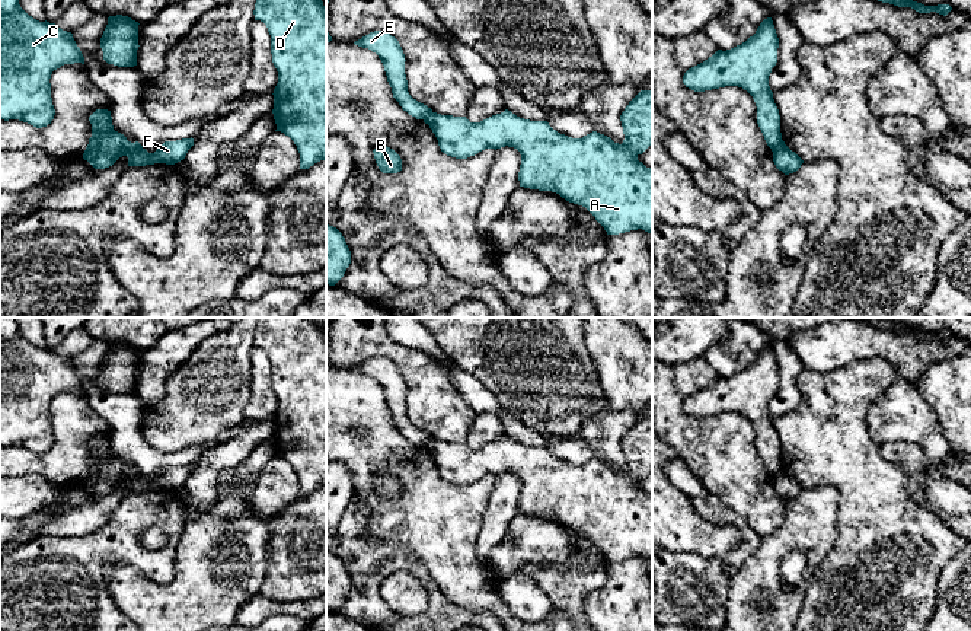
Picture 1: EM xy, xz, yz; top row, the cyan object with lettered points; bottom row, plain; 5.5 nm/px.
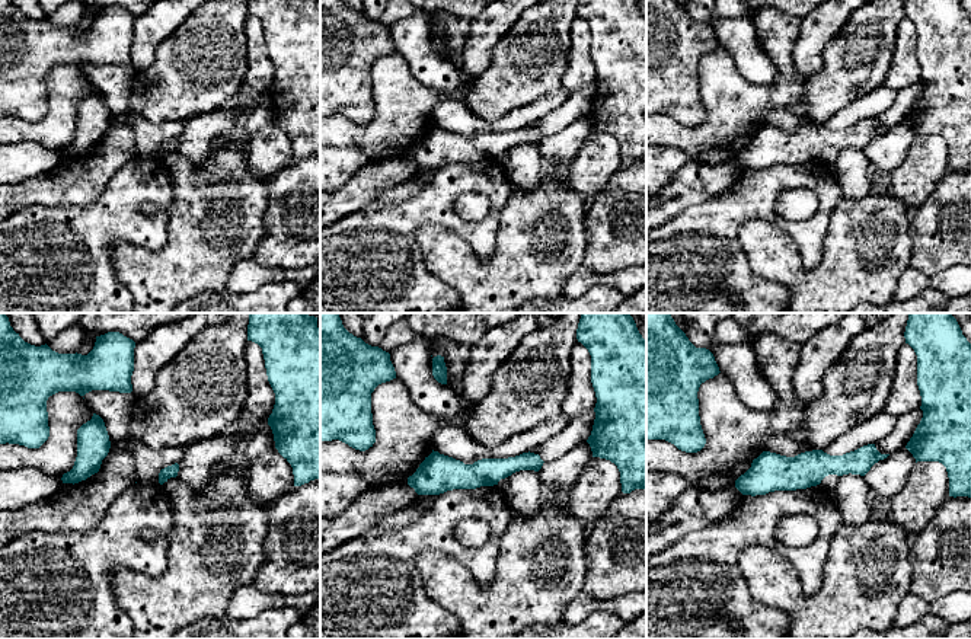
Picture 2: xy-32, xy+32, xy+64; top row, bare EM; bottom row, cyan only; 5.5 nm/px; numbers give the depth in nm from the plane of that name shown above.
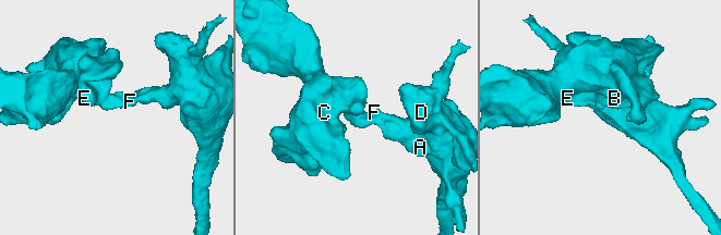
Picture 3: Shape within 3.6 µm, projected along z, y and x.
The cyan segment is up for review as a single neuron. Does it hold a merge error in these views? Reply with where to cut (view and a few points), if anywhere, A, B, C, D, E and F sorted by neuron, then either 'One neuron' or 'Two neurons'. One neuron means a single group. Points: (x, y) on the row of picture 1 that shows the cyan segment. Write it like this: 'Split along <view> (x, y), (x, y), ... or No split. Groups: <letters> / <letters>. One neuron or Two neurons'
Split along xy (114, 130), (86, 159). Groups: A D F / B C E. Two neurons

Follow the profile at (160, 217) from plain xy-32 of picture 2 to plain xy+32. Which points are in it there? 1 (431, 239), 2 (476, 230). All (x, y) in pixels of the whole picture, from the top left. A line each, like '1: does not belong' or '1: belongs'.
1: does not belong
2: belongs

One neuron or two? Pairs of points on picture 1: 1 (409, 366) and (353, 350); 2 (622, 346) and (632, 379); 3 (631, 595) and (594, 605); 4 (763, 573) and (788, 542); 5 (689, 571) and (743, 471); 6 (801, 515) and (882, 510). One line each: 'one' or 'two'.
1: one
2: one
3: one
4: one
5: two
6: two

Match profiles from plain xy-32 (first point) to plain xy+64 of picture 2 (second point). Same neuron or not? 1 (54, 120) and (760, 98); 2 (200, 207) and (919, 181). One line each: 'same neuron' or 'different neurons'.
1: same neuron
2: different neurons

